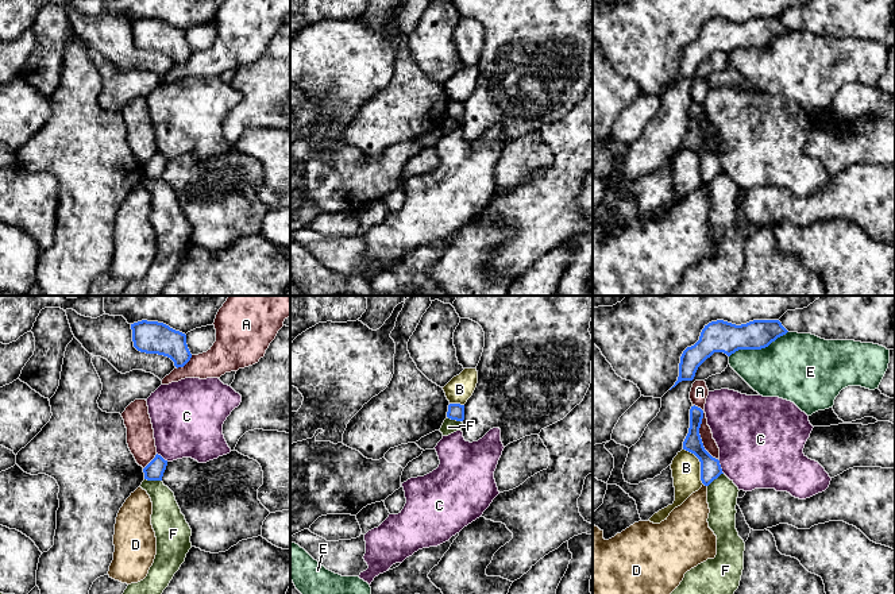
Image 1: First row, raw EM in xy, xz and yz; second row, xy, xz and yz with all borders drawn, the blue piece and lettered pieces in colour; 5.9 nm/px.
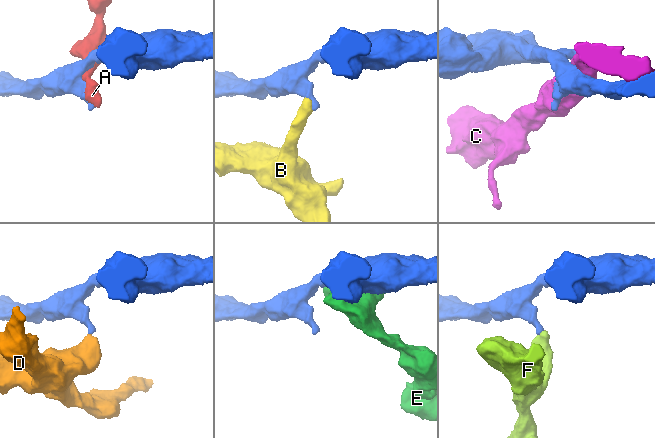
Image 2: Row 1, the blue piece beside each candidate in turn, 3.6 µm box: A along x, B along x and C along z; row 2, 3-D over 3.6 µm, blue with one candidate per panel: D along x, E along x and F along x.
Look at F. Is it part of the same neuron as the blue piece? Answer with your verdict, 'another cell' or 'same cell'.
another cell

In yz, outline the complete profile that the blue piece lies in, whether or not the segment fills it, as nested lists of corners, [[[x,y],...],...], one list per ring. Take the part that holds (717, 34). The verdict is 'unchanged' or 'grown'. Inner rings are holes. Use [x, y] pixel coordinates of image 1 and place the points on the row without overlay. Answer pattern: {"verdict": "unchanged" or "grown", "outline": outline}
{"verdict": "unchanged", "outline": [[[753,18],[741,23],[711,19],[702,27],[699,38],[683,49],[672,85],[682,78],[693,78],[698,65],[714,50],[730,54],[738,47],[761,47],[787,30],[779,18]]]}

